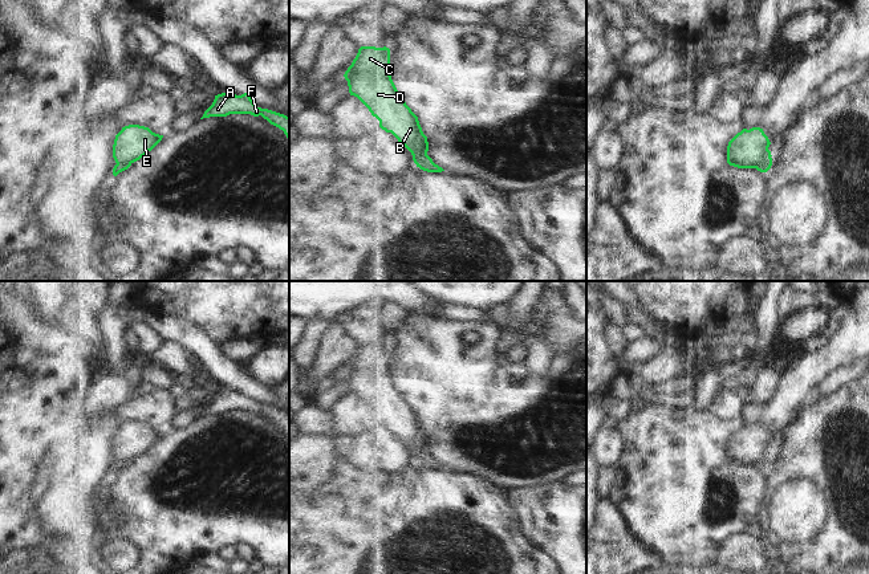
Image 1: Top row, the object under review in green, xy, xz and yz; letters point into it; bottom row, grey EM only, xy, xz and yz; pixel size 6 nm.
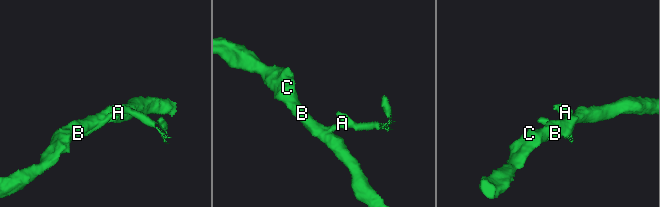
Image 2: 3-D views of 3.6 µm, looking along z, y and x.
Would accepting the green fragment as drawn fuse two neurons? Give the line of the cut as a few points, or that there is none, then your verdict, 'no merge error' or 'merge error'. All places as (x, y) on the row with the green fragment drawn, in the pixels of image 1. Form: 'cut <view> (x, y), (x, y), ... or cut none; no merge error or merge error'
cut yz (771, 158), (755, 167); merge error

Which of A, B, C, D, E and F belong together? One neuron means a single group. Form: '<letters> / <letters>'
A F / B C D E

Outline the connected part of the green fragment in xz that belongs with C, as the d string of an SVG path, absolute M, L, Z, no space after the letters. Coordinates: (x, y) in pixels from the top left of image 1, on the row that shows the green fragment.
M361 46L344 74L350 95L357 97L379 121L379 127L391 133L417 156L427 155L429 142L418 117L406 105L390 76L390 49Z

